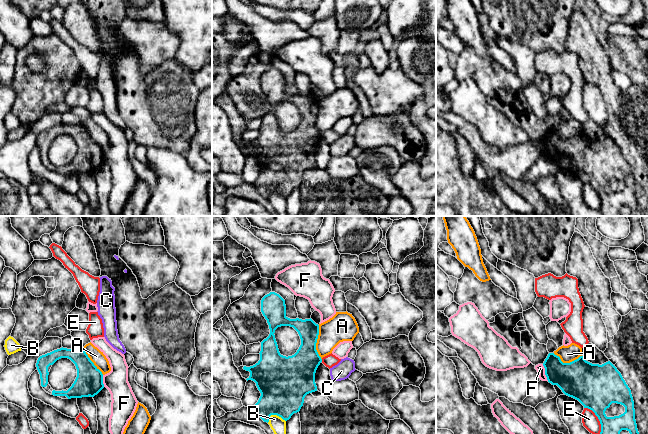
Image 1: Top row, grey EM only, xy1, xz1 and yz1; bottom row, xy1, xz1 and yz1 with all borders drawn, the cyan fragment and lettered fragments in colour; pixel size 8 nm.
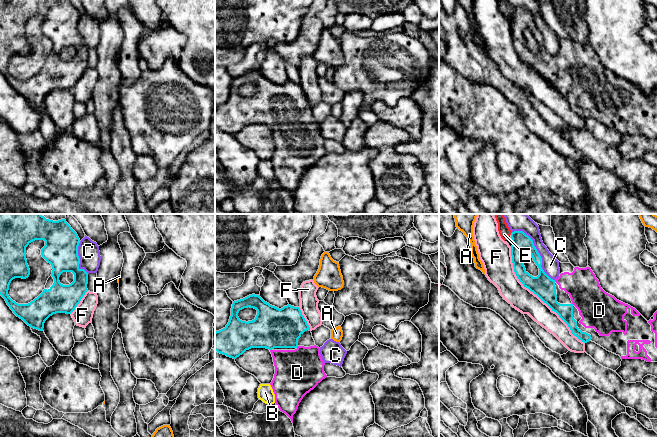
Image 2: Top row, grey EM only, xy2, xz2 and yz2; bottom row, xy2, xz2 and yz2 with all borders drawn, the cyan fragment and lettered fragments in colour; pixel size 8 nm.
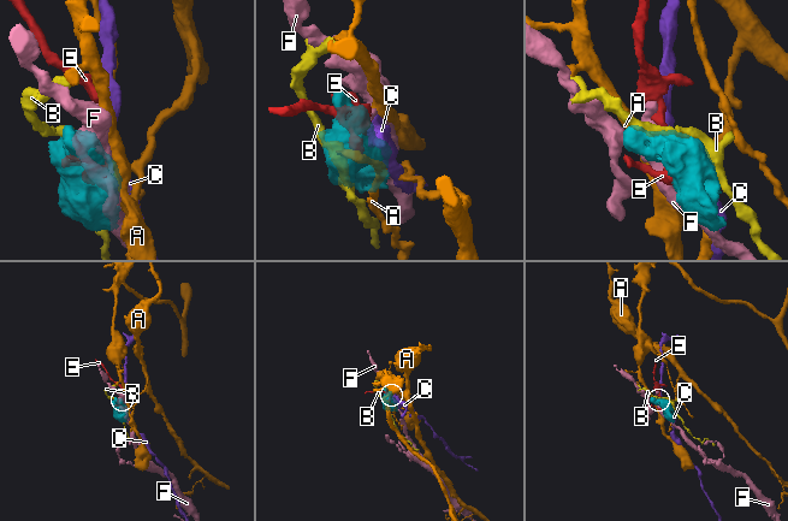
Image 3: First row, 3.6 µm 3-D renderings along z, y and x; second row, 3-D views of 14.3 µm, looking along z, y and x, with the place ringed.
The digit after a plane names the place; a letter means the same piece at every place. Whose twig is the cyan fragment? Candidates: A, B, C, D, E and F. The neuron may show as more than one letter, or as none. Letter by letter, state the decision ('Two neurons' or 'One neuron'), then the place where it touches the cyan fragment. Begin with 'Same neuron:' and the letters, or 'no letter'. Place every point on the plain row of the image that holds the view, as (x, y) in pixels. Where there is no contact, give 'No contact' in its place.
Same neuron: D
A: Two neurons. Touches cyan at xz1 (316, 118)
B: Two neurons. Touches cyan at xz1 (274, 190)
C: Two neurons. Touches cyan at yz2 (537, 27)
D: One neuron. No contact
E: Two neurons. Touches cyan at yz1 (598, 194)
F: Two neurons. Touches cyan at yz2 (537, 71)

